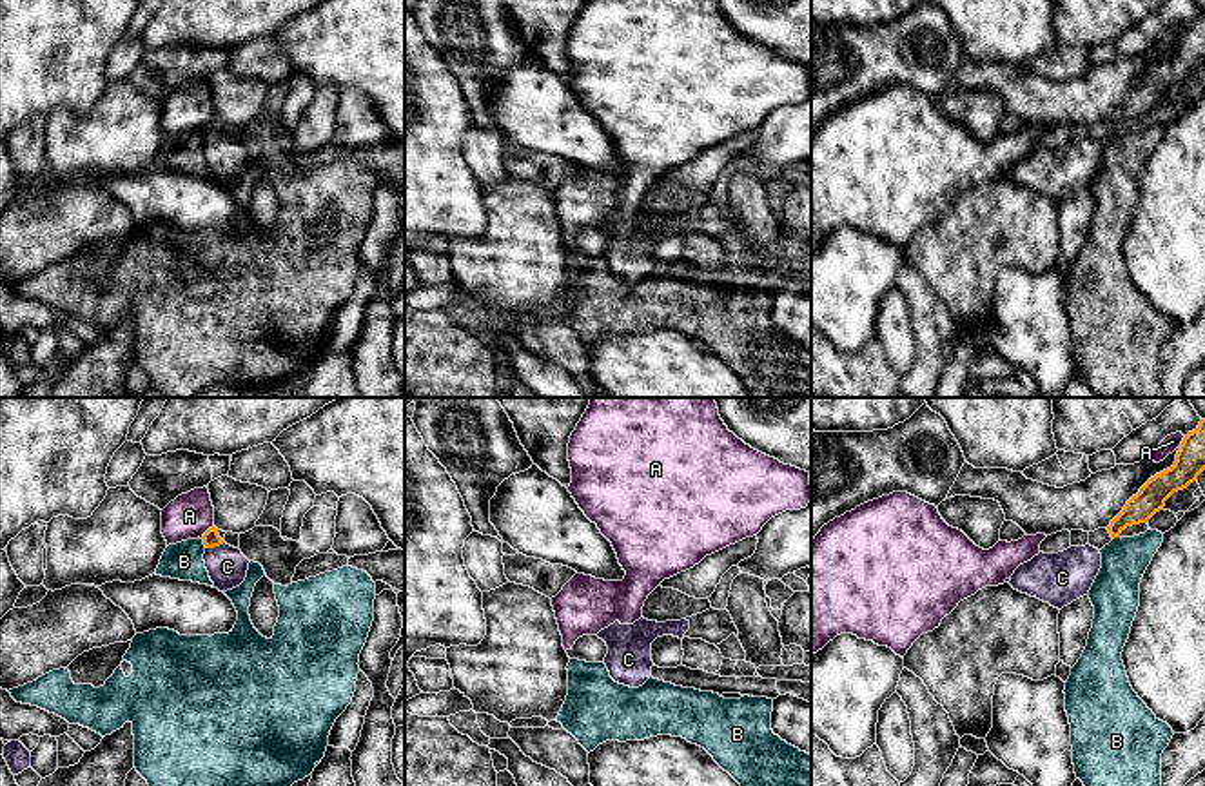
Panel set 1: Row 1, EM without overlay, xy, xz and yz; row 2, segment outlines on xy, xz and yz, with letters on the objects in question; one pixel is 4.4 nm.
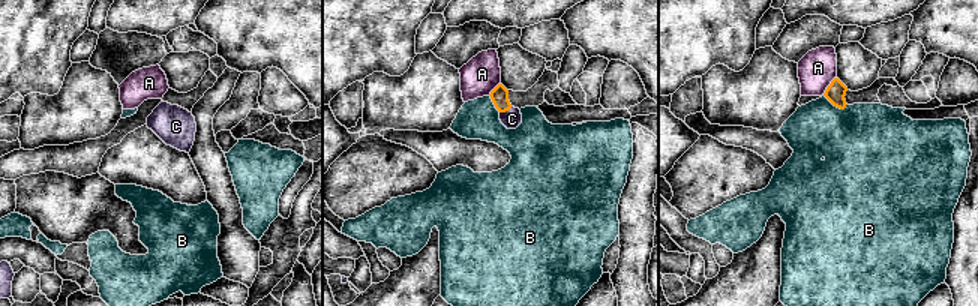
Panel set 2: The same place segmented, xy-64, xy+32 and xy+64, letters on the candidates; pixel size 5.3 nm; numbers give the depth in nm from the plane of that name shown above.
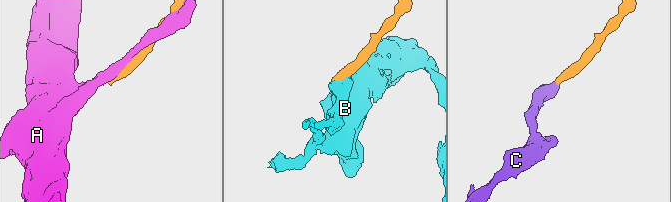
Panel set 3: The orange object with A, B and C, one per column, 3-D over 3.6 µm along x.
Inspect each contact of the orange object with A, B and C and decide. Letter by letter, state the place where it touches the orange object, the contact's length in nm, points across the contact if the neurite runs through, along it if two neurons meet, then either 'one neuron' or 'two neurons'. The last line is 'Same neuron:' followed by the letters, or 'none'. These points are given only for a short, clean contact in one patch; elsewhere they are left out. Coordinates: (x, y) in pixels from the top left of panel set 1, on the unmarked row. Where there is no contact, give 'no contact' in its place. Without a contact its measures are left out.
A: contact xy (205, 126); length 90 nm; two neurons
B: contact xy (204, 137); length 50 nm; border xy (202, 131), (205, 140); two neurons
C: contact xy (215, 138); length 90 nm; way xy (211, 131), (215, 138), (227, 160); one neuron
Same neuron: C

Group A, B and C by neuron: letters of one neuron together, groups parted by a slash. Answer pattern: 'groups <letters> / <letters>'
groups A / B / C

